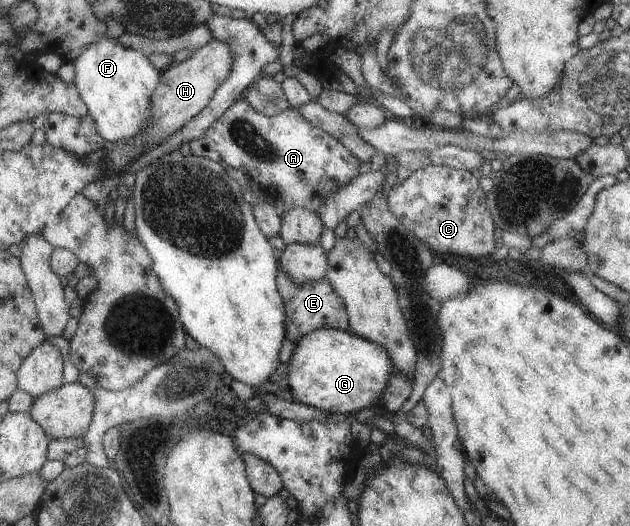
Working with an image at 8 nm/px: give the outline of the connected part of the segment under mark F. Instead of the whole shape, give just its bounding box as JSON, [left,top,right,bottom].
[71,35,160,144]

